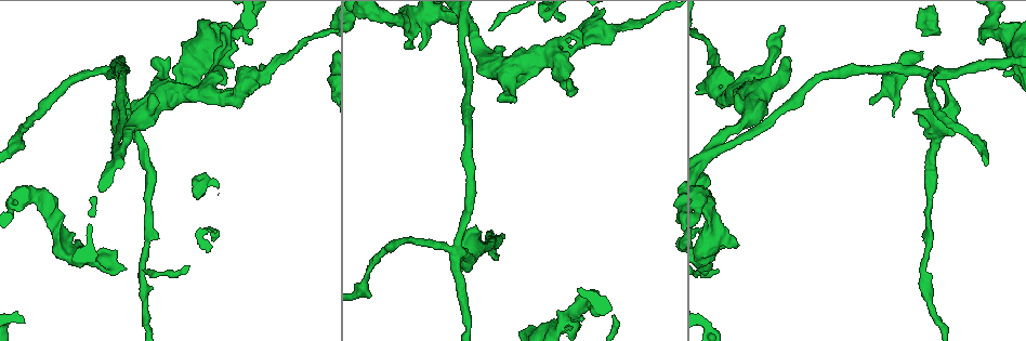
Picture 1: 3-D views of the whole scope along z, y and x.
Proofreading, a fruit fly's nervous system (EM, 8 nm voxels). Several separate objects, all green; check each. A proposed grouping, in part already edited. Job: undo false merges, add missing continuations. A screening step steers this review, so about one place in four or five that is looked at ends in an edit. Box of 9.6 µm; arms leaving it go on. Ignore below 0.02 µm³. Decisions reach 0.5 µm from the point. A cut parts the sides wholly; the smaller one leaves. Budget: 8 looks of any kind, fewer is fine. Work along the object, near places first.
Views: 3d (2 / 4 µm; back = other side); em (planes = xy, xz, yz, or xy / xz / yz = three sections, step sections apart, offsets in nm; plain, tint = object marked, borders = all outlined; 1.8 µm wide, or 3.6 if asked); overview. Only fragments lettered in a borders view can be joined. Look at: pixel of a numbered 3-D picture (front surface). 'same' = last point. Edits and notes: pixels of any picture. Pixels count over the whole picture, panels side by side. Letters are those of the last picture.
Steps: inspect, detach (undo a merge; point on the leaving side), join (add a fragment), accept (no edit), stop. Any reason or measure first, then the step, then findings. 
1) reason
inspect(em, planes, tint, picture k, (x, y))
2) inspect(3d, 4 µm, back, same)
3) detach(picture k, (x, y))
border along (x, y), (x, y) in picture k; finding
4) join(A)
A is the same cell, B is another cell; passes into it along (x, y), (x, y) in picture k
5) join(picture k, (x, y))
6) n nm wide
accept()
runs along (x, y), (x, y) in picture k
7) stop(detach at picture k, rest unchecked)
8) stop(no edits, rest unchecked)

three-way junction
inspect(3d, 2 µm, picture 1, (237, 96))

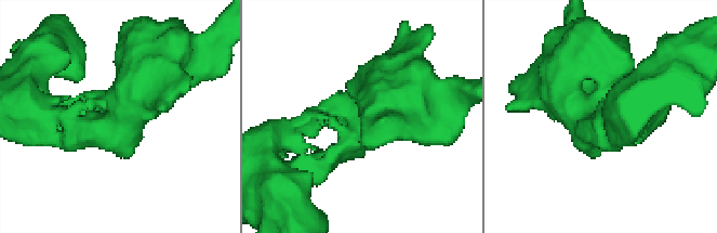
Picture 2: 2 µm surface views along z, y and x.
need the tissue
inspect(em, planes, borders, picture 2, (357, 132))

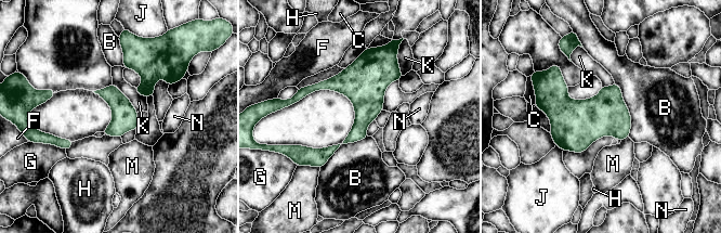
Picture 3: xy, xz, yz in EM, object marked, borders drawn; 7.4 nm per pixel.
B touches over 420 nm
accept()
B, C, F, G, H, J, K, M and N are other cells; all the same neuron

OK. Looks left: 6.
four or more arms meet
inspect(em, 3.6 µm, planes, borders, picture 1, (158, 89))

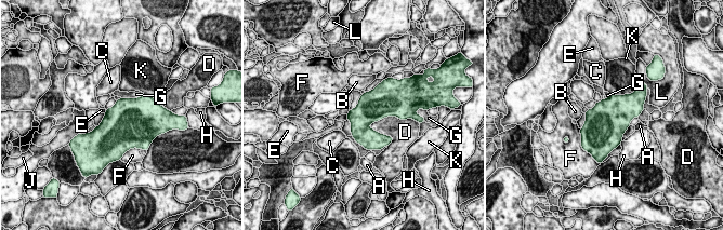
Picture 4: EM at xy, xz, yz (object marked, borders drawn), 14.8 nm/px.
accept()
A, B, C, D, E, F, G, H, J, K and L are other cells; border along (347, 119), (352, 134) in picture 4; one neuron here

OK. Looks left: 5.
calibre changes
inspect(3d, 4 µm, back, picture 1, (121, 148))

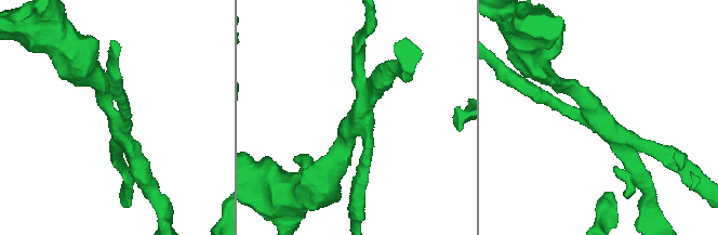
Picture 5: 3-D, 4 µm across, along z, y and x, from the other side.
3 arms; arms of 190, 220, 240 nm
inspect(em, planes, borders, picture 5, (114, 115))

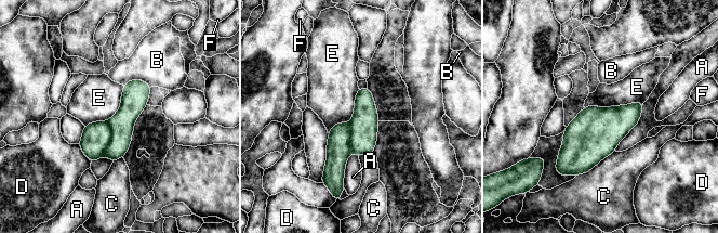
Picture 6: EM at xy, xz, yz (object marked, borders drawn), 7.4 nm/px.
260 nm wide; E touches over 440 nm
accept()
A, B, C, D, E and F are other cells; one neuron here

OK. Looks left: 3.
stop(no edits, rest unchecked)

